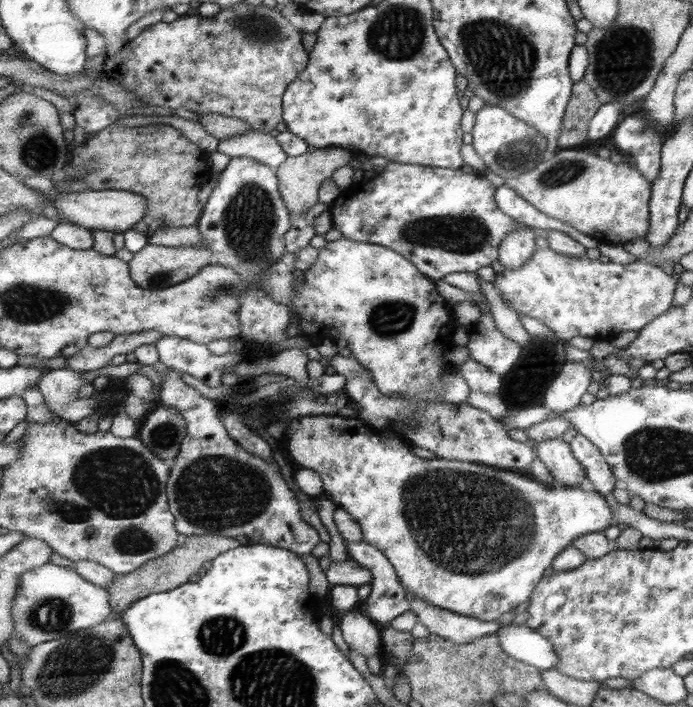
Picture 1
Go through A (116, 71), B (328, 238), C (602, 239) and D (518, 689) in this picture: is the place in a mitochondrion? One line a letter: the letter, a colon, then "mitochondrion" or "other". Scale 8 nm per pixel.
A: other
B: other
C: other
D: other

